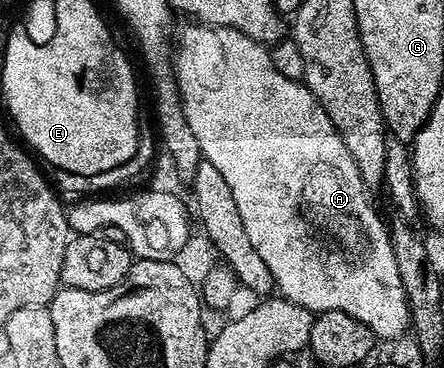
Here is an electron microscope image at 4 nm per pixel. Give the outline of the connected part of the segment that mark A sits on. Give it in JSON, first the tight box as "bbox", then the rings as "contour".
{"bbox":[174,23,410,341],"contour":[[[188,23],[180,33],[180,38],[174,41],[174,76],[176,90],[180,92],[180,106],[184,109],[186,123],[190,123],[190,131],[194,131],[194,139],[198,139],[198,147],[203,160],[214,163],[215,169],[222,174],[222,179],[230,183],[230,195],[234,195],[234,207],[238,207],[238,215],[242,219],[242,227],[246,227],[246,235],[250,239],[250,247],[258,251],[262,263],[270,267],[272,284],[278,290],[279,296],[288,301],[298,303],[311,309],[313,314],[326,311],[346,311],[346,315],[354,315],[366,327],[370,327],[373,338],[392,341],[395,337],[407,334],[410,329],[408,315],[408,300],[402,287],[402,275],[398,275],[398,259],[394,259],[394,247],[390,236],[389,226],[384,225],[382,218],[372,207],[369,190],[364,188],[362,175],[358,175],[358,166],[354,163],[350,151],[346,151],[346,143],[334,131],[334,123],[330,123],[330,115],[322,111],[318,99],[308,89],[308,86],[286,79],[275,69],[272,54],[259,41],[242,35],[242,31],[217,25],[201,25]]]}

